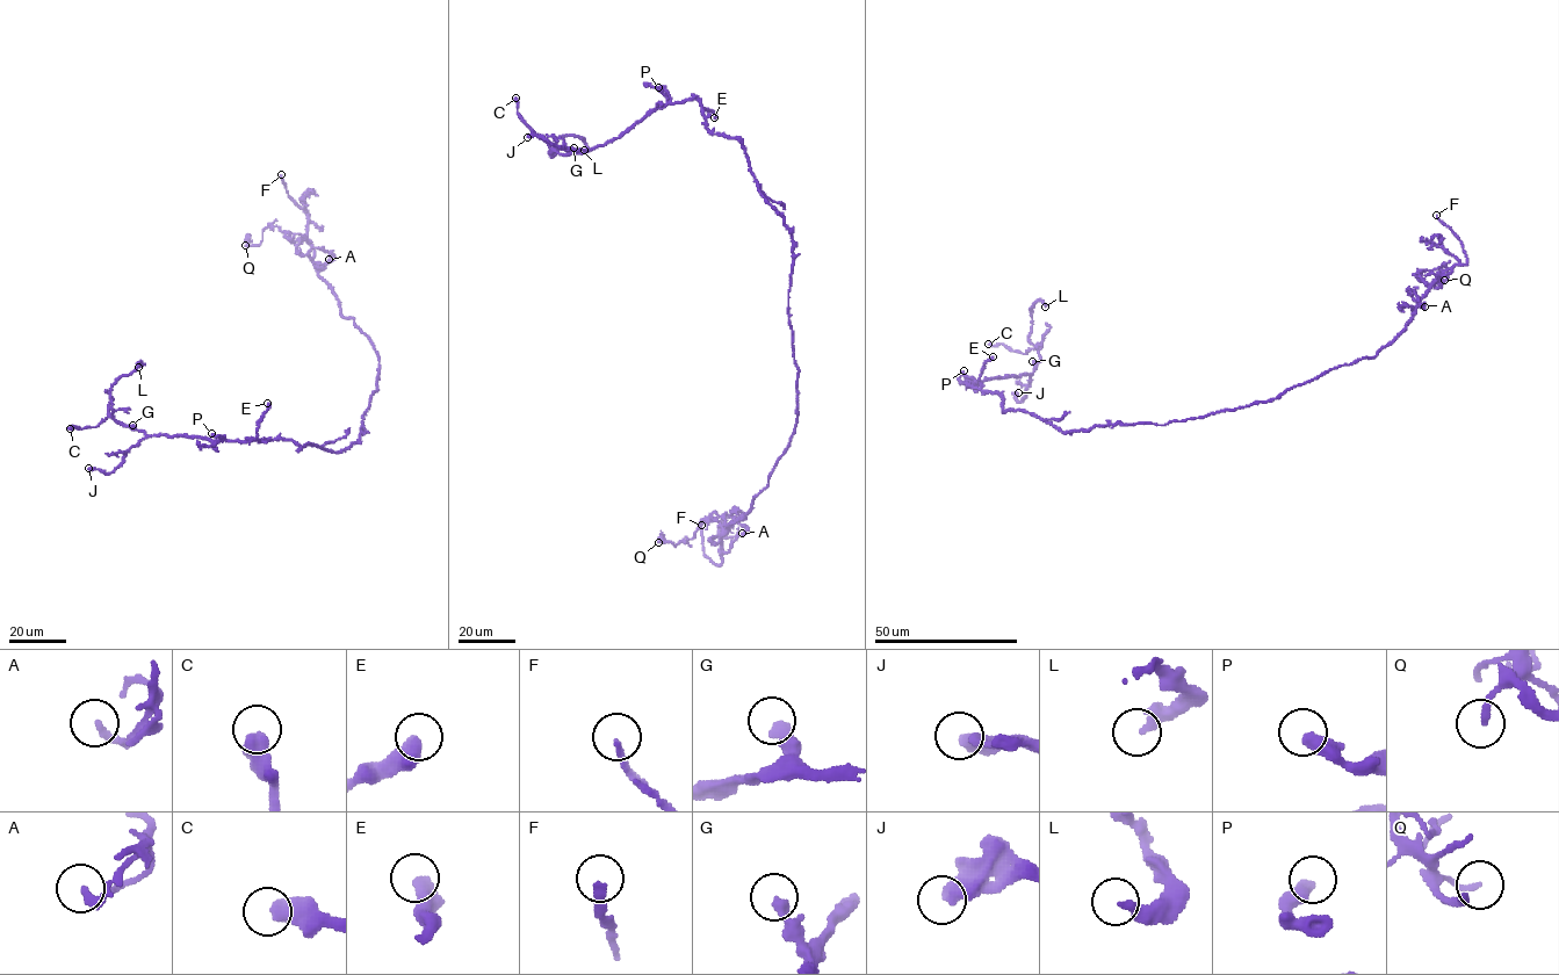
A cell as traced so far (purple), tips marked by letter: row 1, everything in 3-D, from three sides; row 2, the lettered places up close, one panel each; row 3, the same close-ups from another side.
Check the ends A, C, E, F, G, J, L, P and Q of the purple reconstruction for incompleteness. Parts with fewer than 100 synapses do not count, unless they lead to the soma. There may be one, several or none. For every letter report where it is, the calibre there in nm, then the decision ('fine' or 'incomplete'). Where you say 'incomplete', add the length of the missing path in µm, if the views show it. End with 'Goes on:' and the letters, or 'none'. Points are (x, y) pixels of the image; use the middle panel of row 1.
A: (742, 533) | 180 nm | fine
C: (515, 98) | 550 nm | fine
E: (714, 117) | 500 nm | fine
F: (701, 525) | 200 nm | incomplete | 35 µm
G: (574, 147) | 360 nm | fine
J: (527, 137) | 480 nm | fine
L: (584, 150) | 280 nm | fine
P: (658, 87) | 440 nm | fine
Q: (658, 542) | 170 nm | fine
Goes on: F

